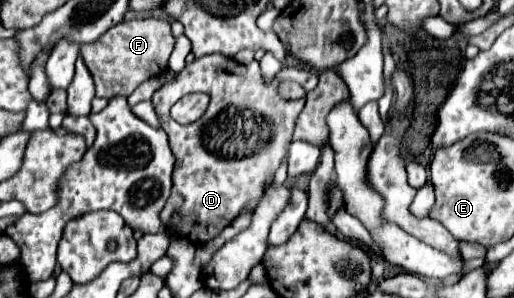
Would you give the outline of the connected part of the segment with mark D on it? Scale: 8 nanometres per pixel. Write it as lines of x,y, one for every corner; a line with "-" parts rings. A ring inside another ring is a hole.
213,53
209,57
195,59
185,65
181,73
153,95
153,105
159,121
169,135
169,145
175,155
173,191
163,211
163,221
169,223
173,211
183,217
181,235
189,241
209,241
217,237
241,211
241,207
263,195
269,181
273,181
279,165
287,157
293,141
295,121
305,105
305,97
297,101
285,101
277,95
281,79
295,79
311,91
317,87
317,71
305,71
297,67
283,67
273,81
263,81
259,61
241,65
231,57
-
203,91
211,95
207,113
191,123
179,125
171,119
169,109
181,97

